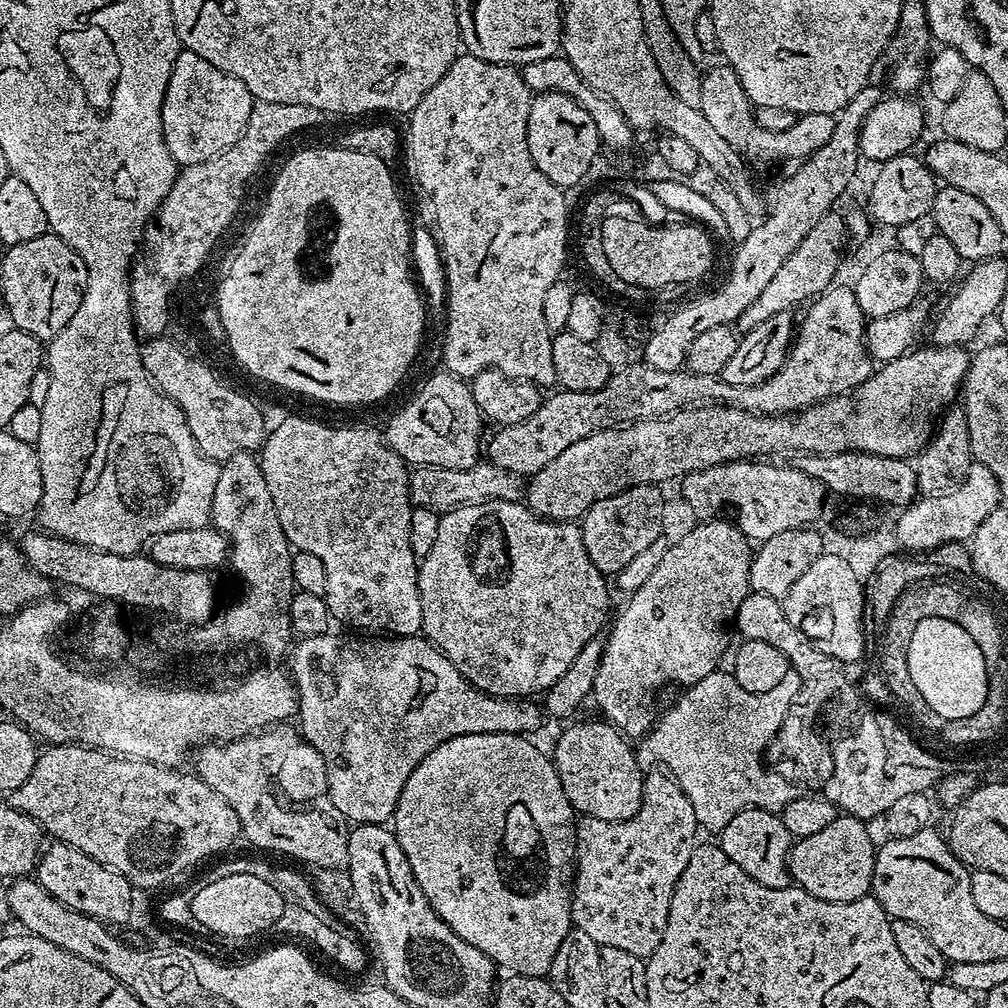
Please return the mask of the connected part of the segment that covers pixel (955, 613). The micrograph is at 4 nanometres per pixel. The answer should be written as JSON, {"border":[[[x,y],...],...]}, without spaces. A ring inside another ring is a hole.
{"border":[[[925,582],[919,586],[913,586],[903,592],[896,600],[894,610],[890,614],[888,624],[884,628],[882,642],[884,642],[884,653],[880,656],[878,667],[889,686],[896,684],[896,688],[904,688],[900,680],[911,680],[908,669],[908,651],[910,650],[910,638],[918,622],[922,618],[946,618],[950,622],[958,622],[967,632],[980,632],[980,643],[978,646],[984,655],[986,666],[990,670],[996,670],[1004,664],[1004,636],[1000,633],[1000,624],[992,613],[988,604],[983,604],[976,596],[955,588],[952,582]]]}

